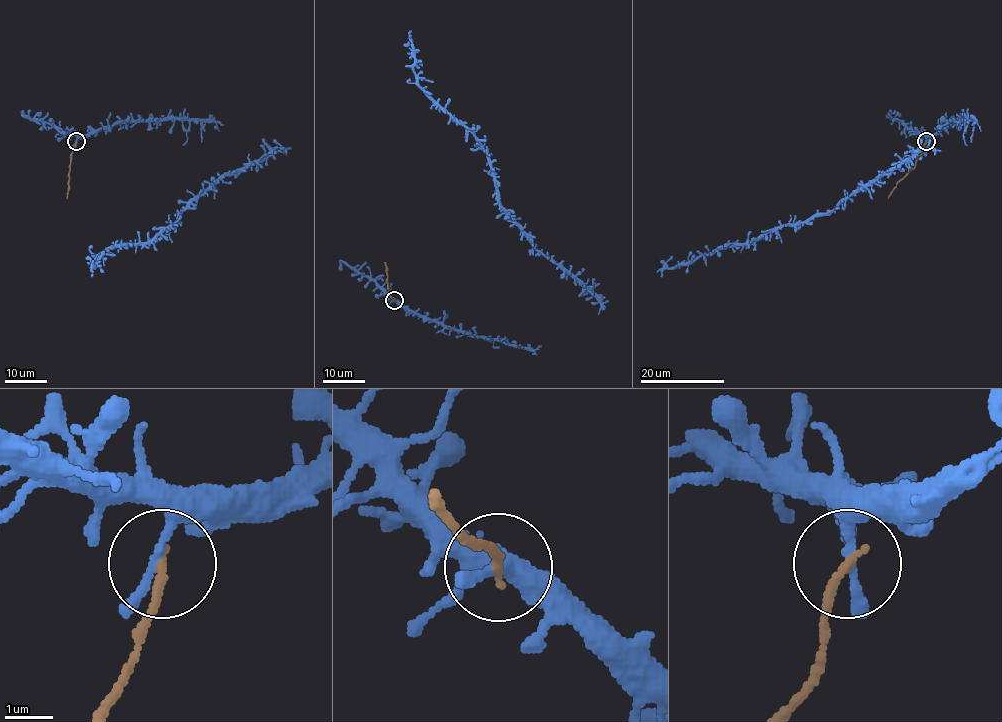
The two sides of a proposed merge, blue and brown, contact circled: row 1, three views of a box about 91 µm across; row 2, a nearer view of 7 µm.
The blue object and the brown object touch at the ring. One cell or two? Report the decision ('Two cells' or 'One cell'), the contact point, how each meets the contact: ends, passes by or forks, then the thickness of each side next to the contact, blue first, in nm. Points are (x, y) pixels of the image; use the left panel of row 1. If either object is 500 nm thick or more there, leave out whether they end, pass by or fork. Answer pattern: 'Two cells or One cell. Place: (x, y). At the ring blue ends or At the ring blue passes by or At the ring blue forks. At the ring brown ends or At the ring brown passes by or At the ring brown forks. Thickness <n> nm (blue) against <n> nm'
Two cells. Place: (76, 141). At the ring blue passes by. At the ring brown ends. Thickness 170 nm (blue) against 200 nm

